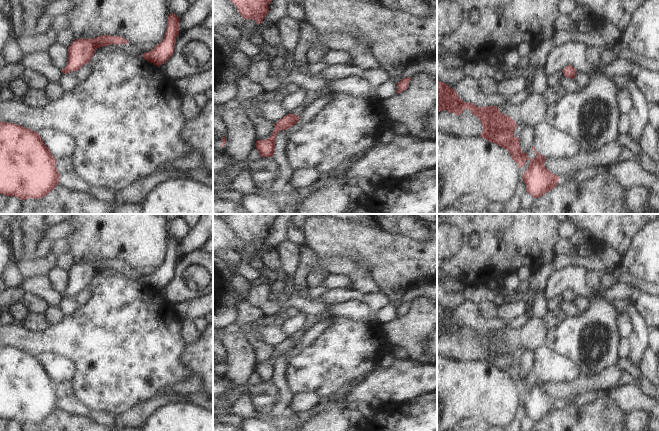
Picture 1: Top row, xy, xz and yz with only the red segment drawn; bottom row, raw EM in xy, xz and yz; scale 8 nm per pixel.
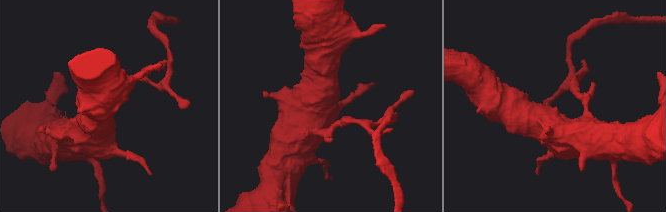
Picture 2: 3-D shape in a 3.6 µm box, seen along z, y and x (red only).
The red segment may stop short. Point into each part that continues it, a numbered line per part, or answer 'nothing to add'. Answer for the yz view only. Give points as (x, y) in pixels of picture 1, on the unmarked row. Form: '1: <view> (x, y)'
nothing to add

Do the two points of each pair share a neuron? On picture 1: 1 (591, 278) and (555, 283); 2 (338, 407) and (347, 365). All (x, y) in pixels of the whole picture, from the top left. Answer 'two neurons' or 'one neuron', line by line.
1: two neurons
2: two neurons

